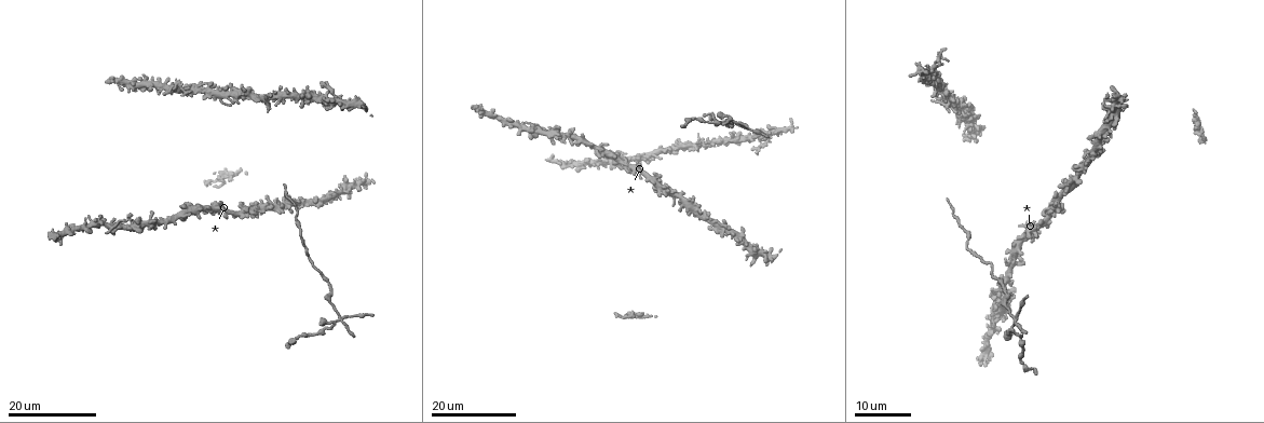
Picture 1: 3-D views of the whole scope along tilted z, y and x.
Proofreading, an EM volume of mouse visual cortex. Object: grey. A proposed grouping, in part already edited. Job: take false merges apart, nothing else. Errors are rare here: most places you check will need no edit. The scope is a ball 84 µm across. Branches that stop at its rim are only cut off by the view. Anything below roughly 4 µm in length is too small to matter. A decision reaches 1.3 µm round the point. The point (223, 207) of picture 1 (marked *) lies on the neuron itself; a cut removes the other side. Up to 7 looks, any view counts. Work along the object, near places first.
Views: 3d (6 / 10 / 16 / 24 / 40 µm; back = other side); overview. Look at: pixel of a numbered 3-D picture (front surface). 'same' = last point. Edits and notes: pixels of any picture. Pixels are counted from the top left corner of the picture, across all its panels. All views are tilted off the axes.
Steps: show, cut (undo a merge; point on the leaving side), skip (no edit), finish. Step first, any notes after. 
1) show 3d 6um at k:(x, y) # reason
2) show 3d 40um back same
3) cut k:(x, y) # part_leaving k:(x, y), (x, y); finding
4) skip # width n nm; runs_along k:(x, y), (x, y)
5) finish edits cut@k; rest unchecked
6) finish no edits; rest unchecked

show 3d 24um at 1:(656, 180)

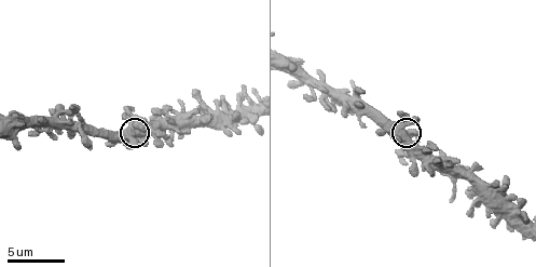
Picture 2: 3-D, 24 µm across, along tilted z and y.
show 3d 10um at 2:(403, 126)

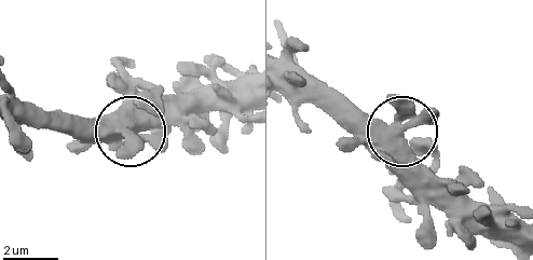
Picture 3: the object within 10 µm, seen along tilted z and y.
show 3d 10um back at 3:(400, 133)

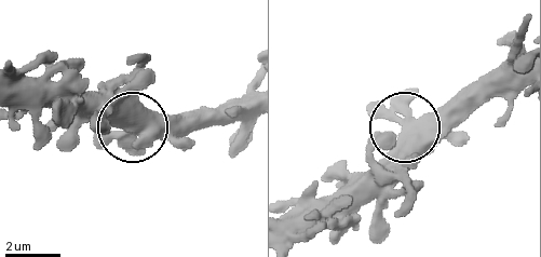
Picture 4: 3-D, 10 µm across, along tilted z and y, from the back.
skip # width 500 nm; continuous, no second neuron

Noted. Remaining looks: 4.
show 3d 16um at 1:(712, 230) # three-way junction

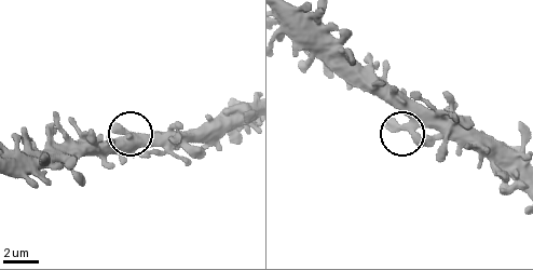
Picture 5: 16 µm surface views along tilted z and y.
show 3d 6um at 5:(404, 127)

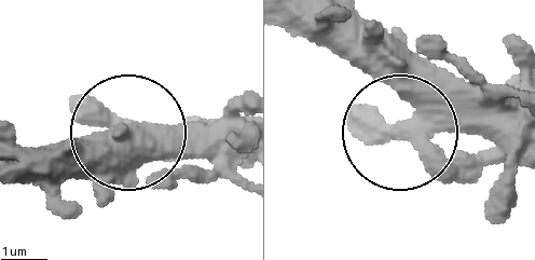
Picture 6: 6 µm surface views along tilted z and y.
show 3d 6um back at 6:(400, 132) # other side

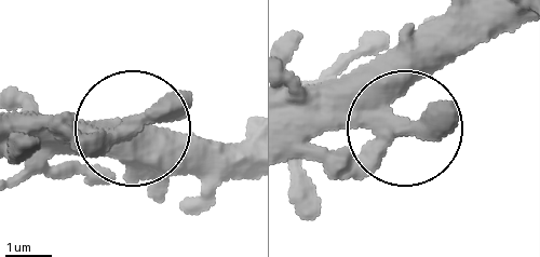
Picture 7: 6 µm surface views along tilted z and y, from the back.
skip # runs_along 7:(469, 24), (419, 73), (401, 123), (289, 108); one neuron here

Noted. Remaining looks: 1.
finish no edits; rest unchecked

